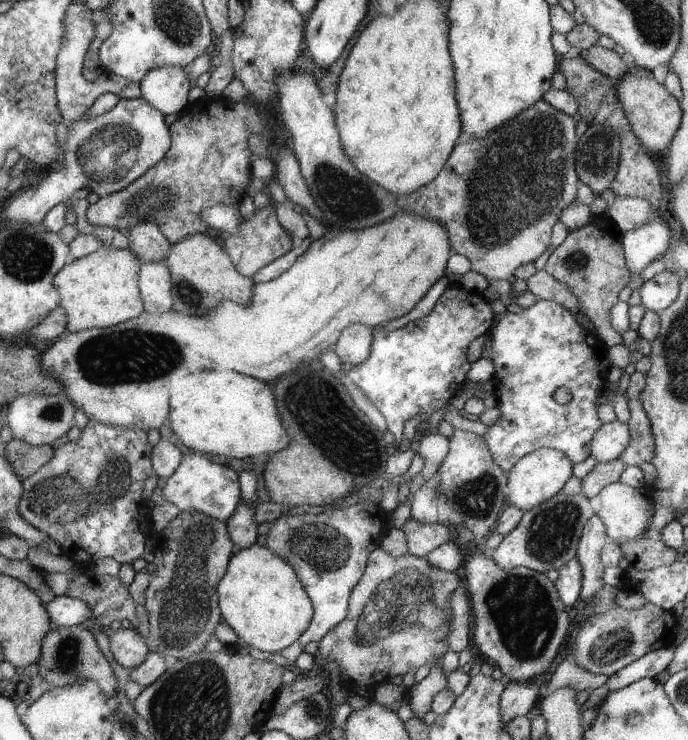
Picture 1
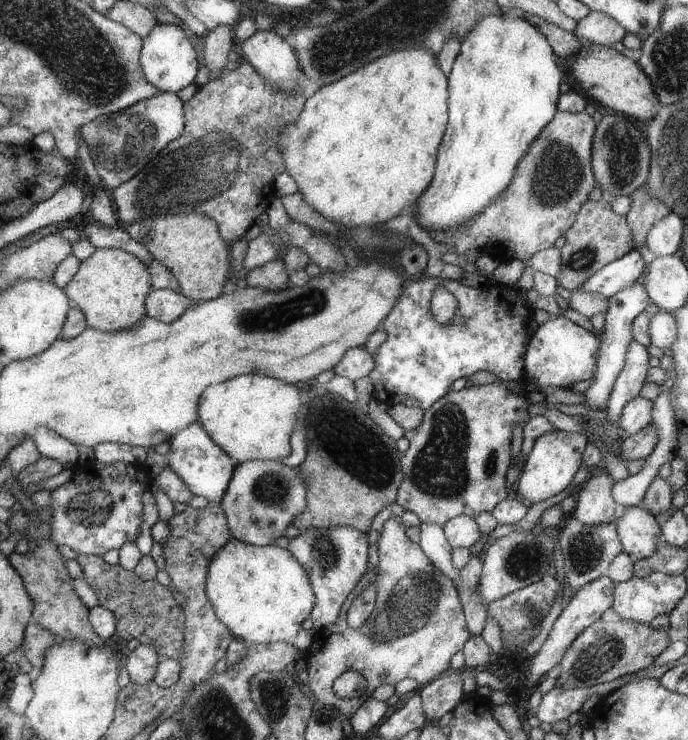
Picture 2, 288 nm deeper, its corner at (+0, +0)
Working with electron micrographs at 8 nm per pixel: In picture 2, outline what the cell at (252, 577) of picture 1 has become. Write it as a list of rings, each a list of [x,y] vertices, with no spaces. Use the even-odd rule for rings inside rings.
[[[229,540],[213,558],[207,568],[207,598],[223,626],[229,628],[233,640],[245,640],[247,644],[275,644],[287,642],[297,650],[307,652],[315,640],[313,630],[303,630],[301,622],[311,614],[315,604],[315,594],[311,590],[309,574],[299,566],[295,556],[289,550],[277,546],[249,546],[239,540]]]

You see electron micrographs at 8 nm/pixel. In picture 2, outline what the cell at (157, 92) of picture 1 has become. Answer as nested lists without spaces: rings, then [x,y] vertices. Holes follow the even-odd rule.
[[[157,24],[155,28],[151,28],[149,34],[143,38],[141,68],[143,68],[143,76],[153,86],[157,86],[161,94],[175,94],[185,86],[193,84],[193,78],[199,68],[195,60],[195,50],[189,38],[185,36],[185,30],[175,24]]]

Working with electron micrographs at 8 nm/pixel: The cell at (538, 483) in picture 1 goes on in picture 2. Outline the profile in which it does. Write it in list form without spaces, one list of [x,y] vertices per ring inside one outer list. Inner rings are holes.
[[[547,432],[543,436],[539,436],[533,442],[533,448],[523,462],[523,468],[519,472],[517,478],[517,490],[521,492],[521,496],[525,496],[529,502],[543,502],[559,492],[563,492],[569,482],[573,480],[577,468],[583,464],[581,462],[581,454],[587,446],[587,436],[583,434],[573,434],[573,432]]]

